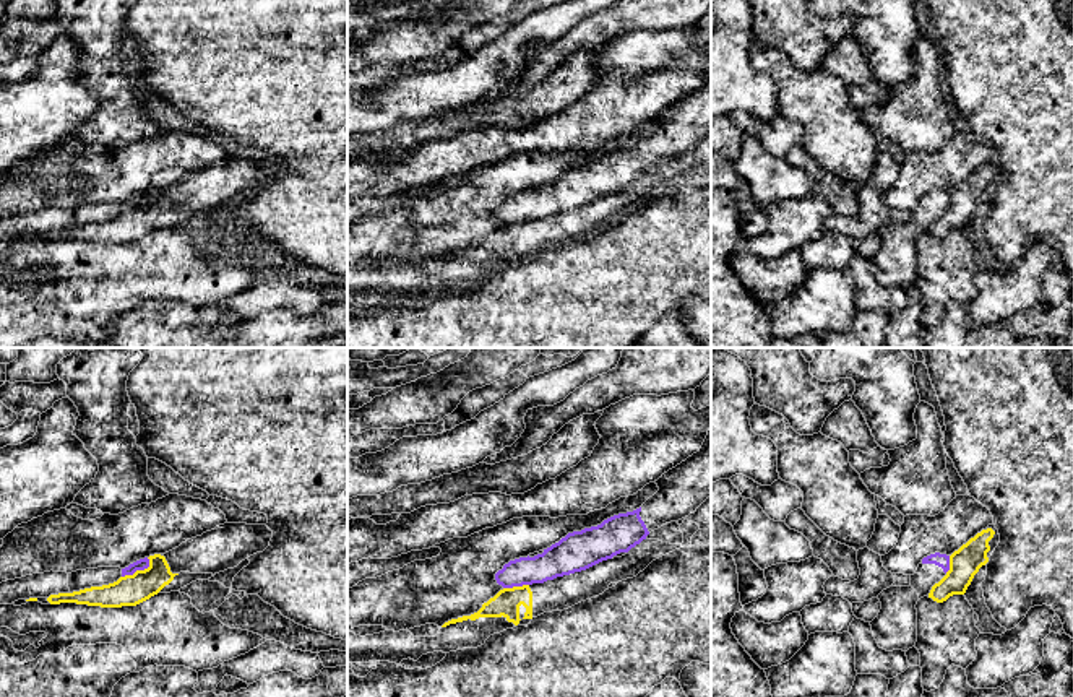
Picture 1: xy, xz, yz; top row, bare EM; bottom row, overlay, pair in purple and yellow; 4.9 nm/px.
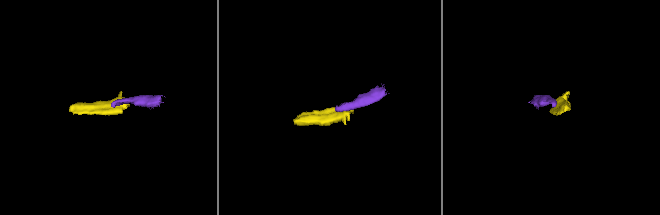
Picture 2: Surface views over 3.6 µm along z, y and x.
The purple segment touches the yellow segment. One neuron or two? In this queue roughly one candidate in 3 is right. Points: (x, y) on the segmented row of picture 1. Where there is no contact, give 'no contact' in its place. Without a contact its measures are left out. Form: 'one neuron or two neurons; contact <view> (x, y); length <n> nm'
two neurons; contact xy (138, 569); length 170 nm

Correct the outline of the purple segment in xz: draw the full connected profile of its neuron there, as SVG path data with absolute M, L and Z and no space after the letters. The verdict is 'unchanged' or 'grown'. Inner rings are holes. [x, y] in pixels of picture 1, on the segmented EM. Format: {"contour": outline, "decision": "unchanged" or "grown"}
{"contour": "M711 429L701 448L654 481L659 491L640 509L568 533L547 549L510 561L495 574L503 588L544 583L628 552L666 523L693 513L711 496Z", "decision": "grown"}

